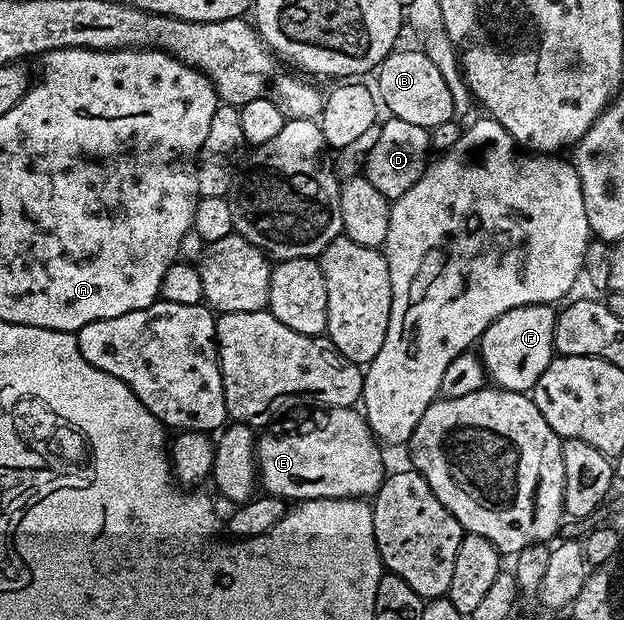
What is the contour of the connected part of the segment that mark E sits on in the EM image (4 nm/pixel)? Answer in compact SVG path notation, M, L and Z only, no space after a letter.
M328 407L318 414L316 419L301 424L299 431L258 436L257 479L262 490L284 501L374 496L385 478L384 448L372 433L362 410Z

